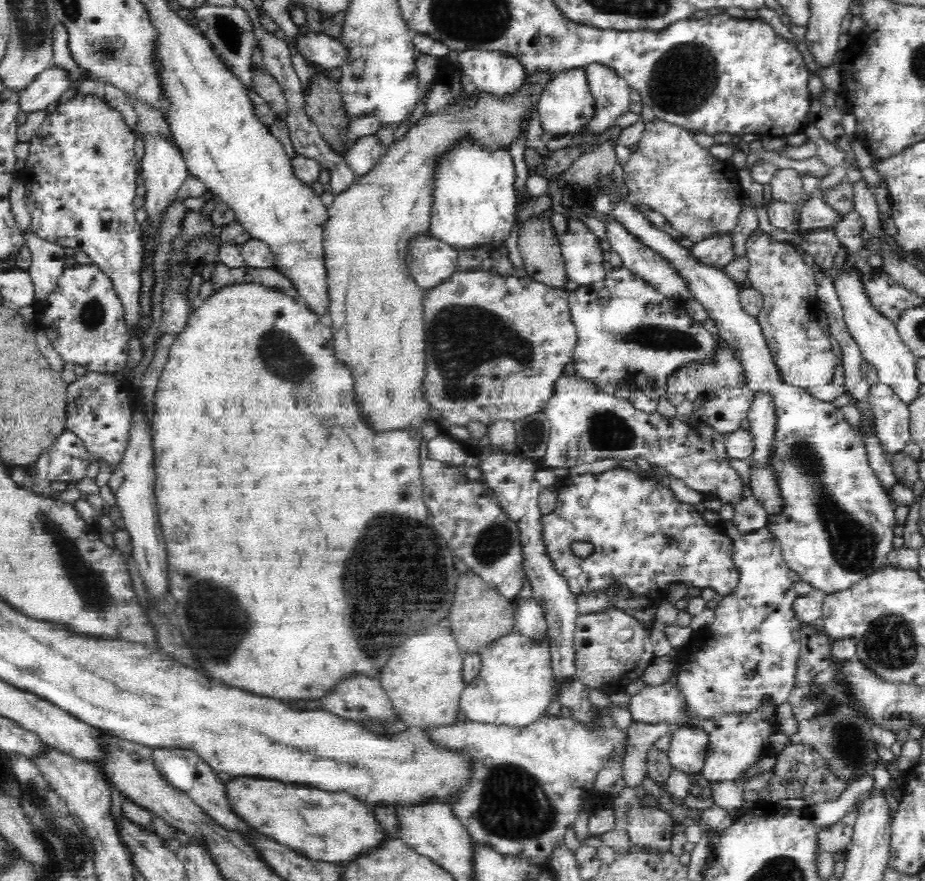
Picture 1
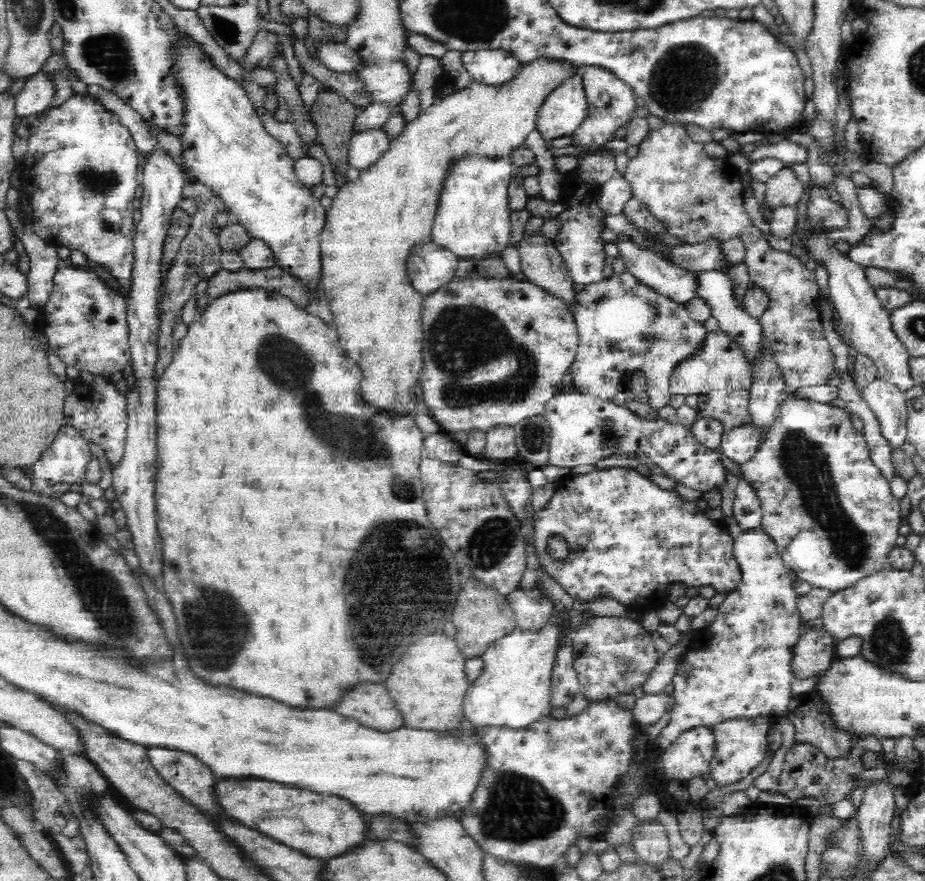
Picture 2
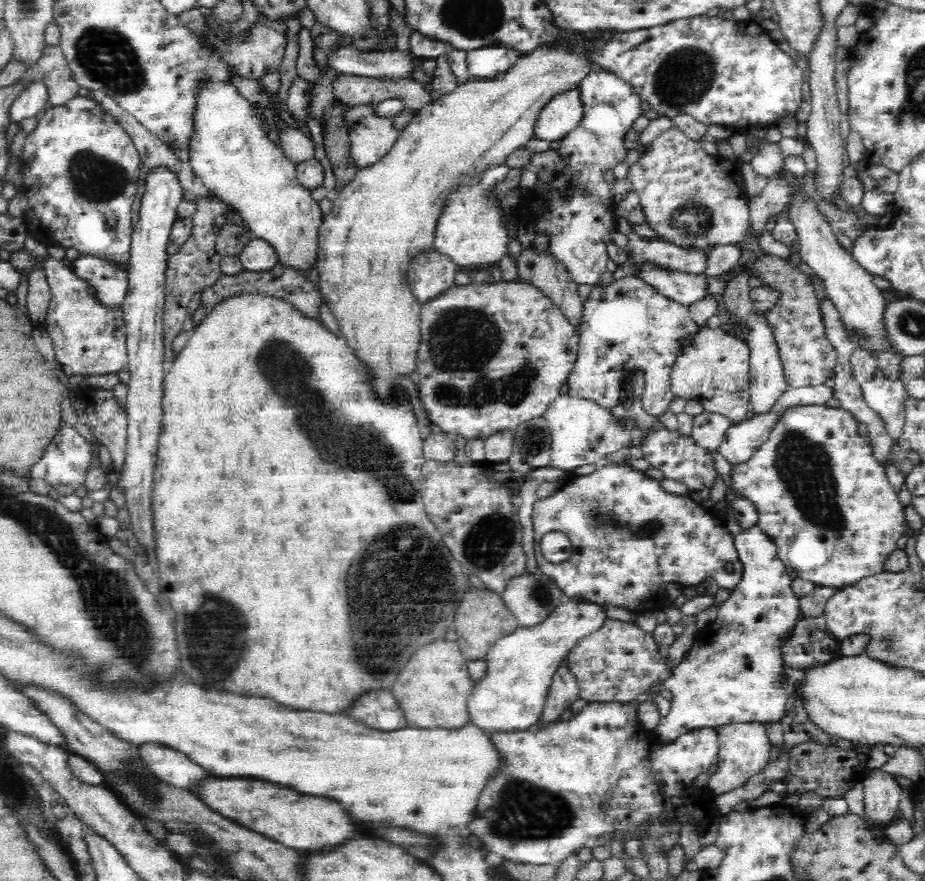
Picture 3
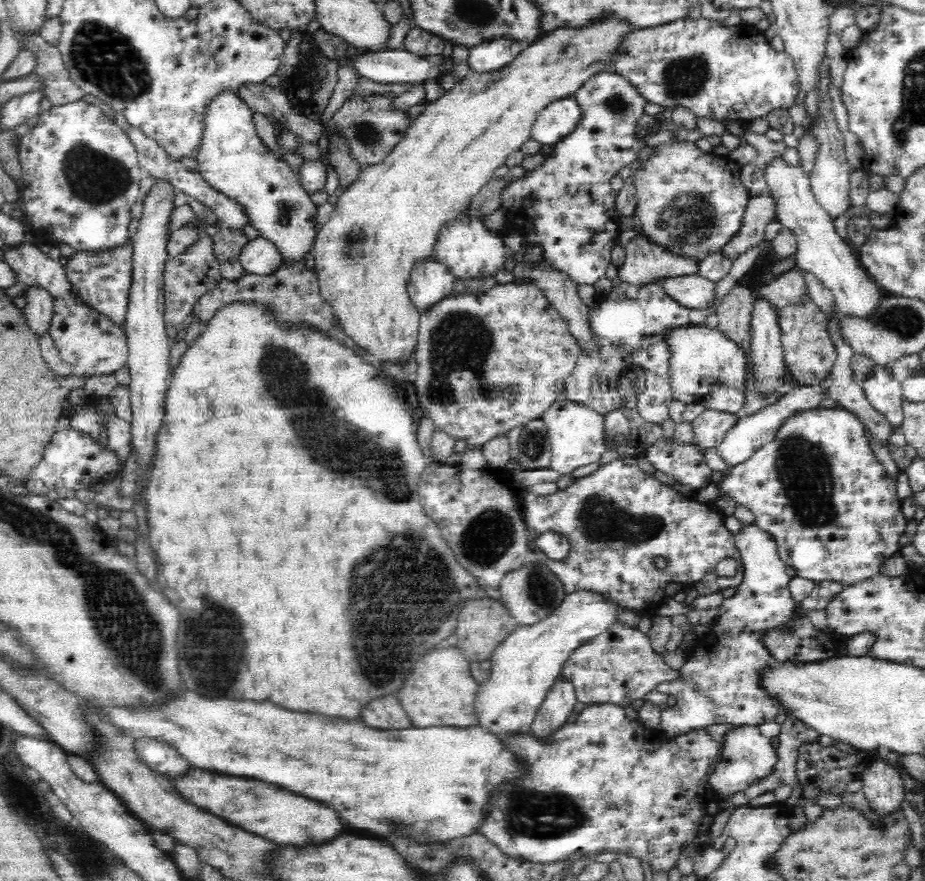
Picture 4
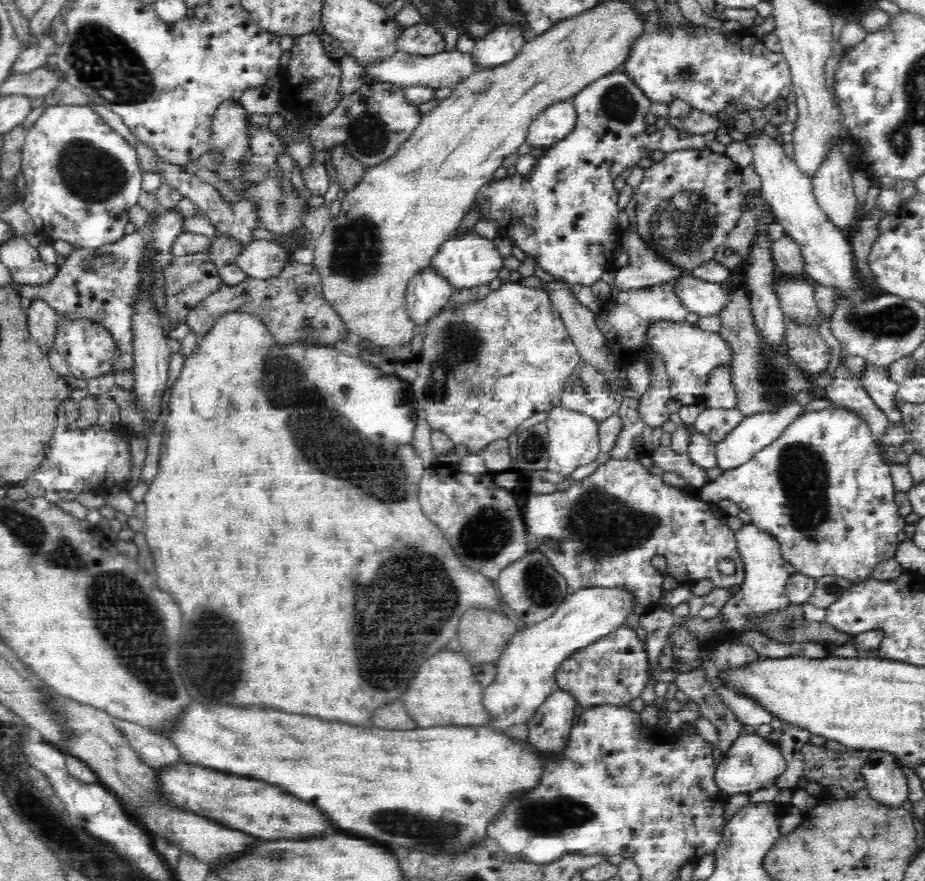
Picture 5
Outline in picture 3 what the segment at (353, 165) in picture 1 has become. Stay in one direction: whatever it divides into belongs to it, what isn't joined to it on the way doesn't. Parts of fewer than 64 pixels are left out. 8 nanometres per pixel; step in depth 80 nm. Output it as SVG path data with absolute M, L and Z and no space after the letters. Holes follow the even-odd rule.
M374 105L352 106L346 112L346 121L352 122L349 132L349 150L356 168L372 167L386 156L400 132L395 132L391 118L378 117Z

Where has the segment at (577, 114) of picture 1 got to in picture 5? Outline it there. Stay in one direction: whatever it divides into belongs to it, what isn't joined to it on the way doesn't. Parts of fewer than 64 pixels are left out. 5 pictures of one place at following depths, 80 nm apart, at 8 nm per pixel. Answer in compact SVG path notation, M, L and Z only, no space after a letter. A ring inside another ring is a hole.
M573 99L551 104L530 123L526 144L532 148L548 150L574 130L576 120Z

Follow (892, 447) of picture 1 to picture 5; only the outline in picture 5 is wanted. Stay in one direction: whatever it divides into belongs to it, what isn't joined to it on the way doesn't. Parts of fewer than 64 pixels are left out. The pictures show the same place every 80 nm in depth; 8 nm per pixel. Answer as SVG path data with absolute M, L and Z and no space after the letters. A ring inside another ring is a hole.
M868 363L859 382L890 422L902 420L901 409L896 405L899 383L890 380L887 367Z

